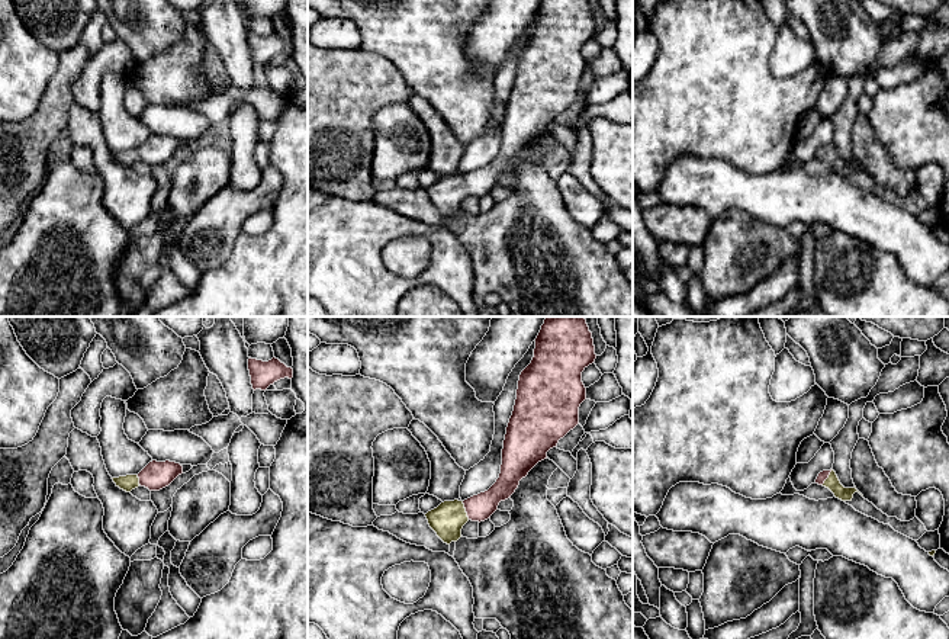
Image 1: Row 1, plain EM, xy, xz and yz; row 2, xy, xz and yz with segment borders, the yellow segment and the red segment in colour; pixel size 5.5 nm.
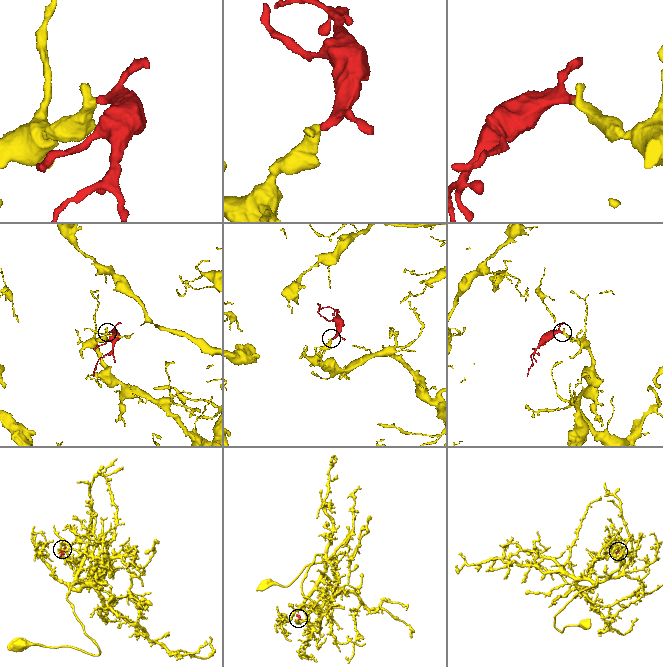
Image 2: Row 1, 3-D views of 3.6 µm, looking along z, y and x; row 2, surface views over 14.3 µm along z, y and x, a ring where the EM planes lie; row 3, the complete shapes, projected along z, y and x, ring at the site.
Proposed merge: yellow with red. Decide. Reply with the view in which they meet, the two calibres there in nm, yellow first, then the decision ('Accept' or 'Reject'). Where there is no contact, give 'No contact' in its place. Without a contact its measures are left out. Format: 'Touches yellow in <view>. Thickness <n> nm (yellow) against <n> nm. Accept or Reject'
Touches yellow in xz. Thickness 190 nm (yellow) against 150 nm. Accept

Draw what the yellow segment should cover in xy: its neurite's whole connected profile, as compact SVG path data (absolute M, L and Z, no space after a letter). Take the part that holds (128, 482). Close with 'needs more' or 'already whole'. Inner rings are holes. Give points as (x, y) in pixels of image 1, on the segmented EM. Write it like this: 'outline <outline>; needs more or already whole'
outline M149 462L138 475L126 475L119 478L112 478L116 487L131 492L132 489L141 487L149 491L160 491L168 487L178 475L183 473L183 466L176 462Z; needs more

